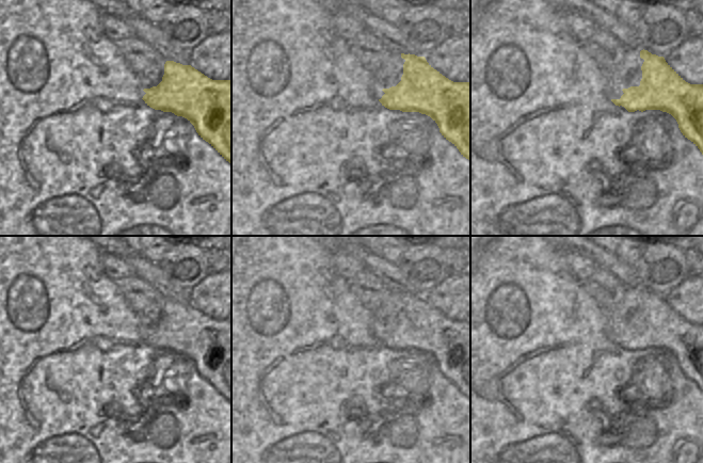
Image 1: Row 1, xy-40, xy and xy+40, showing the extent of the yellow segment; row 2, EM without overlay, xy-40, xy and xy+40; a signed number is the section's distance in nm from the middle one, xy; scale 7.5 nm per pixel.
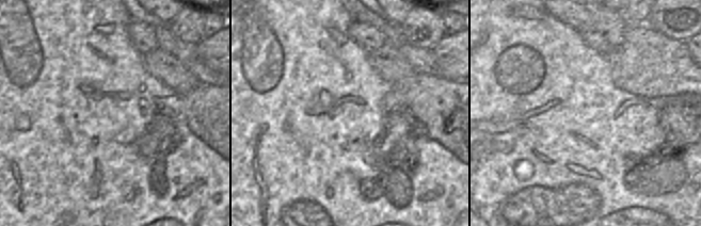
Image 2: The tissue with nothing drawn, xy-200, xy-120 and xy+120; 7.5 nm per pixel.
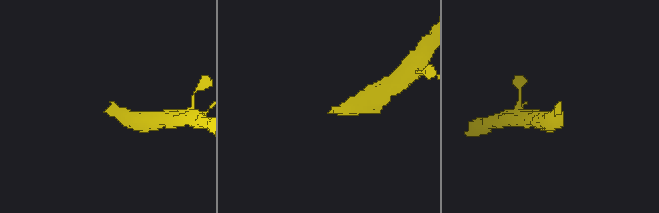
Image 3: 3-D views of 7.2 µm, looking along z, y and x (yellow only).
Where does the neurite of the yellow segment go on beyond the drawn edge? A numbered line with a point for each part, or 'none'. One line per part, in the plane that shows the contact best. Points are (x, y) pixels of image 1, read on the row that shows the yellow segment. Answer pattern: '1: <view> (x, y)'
1: xy+40 (627, 73)

